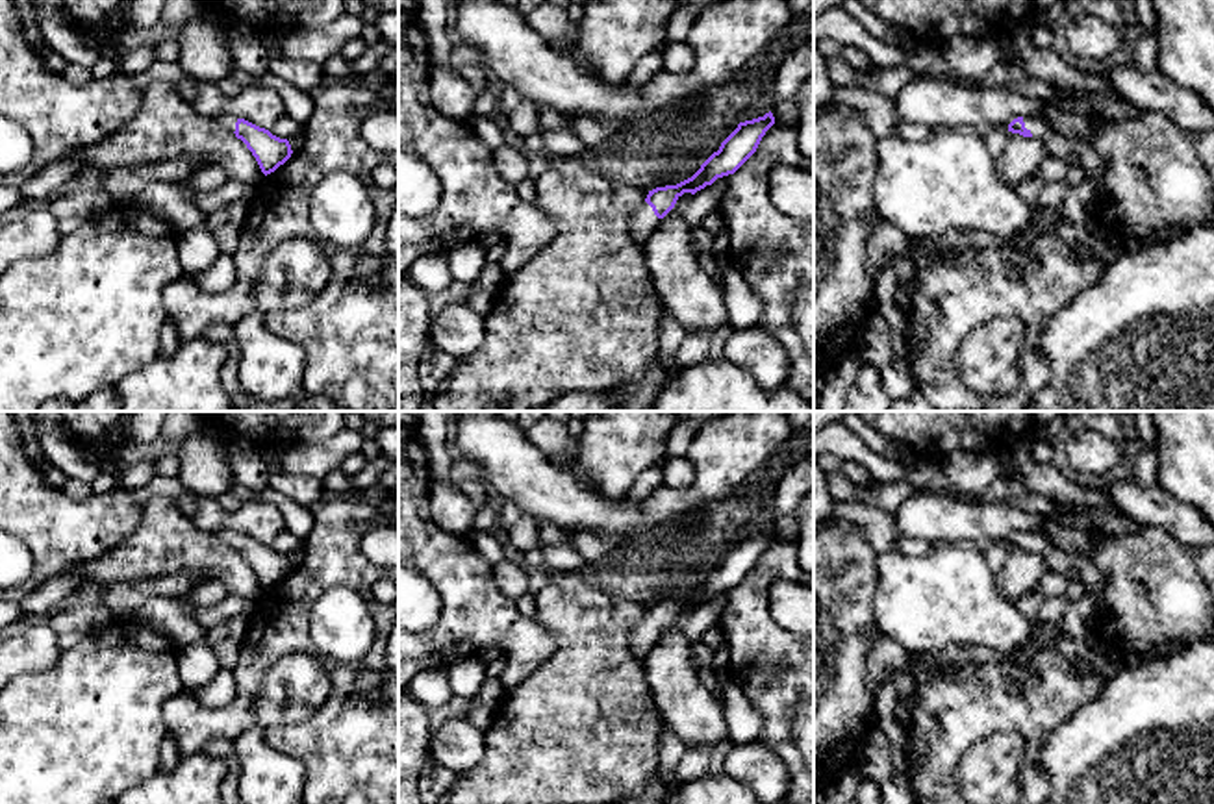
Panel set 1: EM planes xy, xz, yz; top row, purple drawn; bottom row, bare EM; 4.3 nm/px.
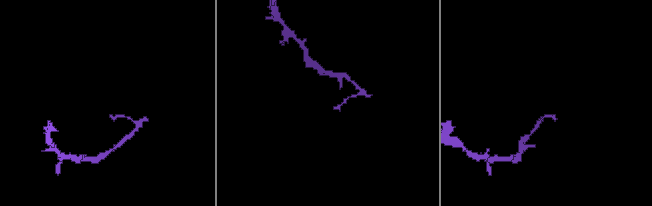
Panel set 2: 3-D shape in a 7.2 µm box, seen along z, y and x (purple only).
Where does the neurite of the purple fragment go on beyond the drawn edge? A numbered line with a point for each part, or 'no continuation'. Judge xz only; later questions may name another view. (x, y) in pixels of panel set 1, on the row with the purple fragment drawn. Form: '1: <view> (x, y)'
1: xz (644, 221)

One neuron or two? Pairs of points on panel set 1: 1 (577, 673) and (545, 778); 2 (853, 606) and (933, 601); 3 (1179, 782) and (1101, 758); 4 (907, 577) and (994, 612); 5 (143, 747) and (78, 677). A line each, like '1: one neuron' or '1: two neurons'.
1: one neuron
2: two neurons
3: one neuron
4: one neuron
5: one neuron

